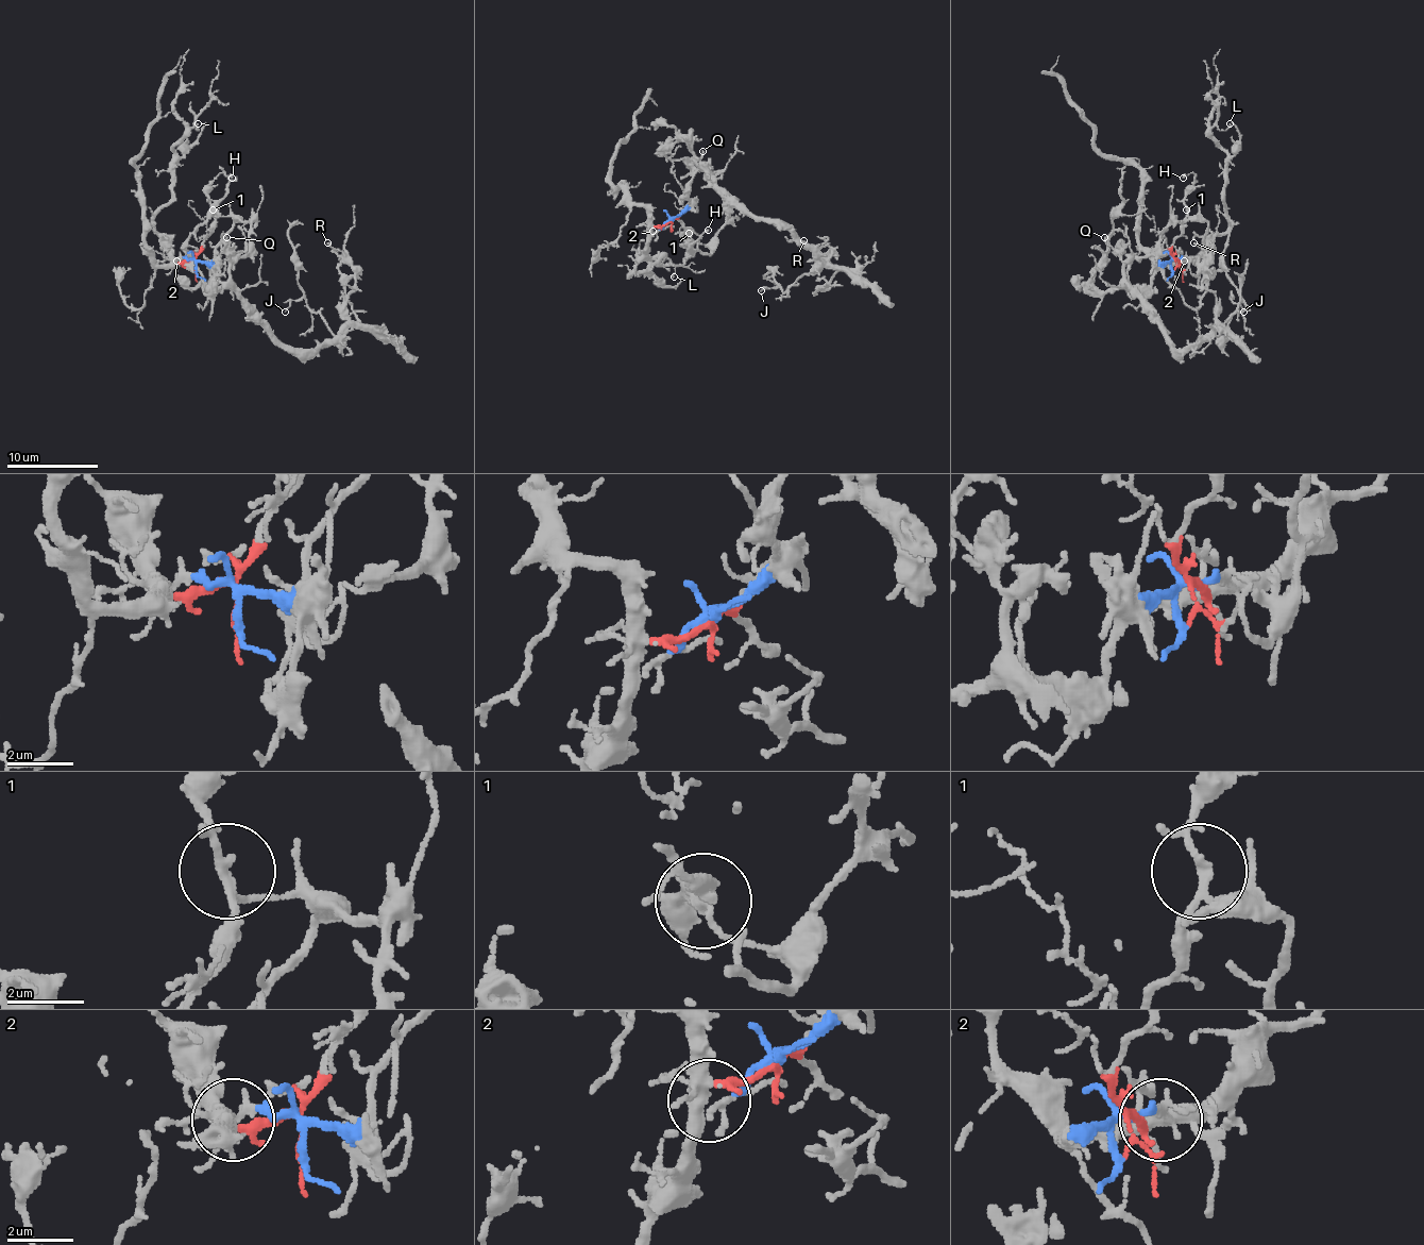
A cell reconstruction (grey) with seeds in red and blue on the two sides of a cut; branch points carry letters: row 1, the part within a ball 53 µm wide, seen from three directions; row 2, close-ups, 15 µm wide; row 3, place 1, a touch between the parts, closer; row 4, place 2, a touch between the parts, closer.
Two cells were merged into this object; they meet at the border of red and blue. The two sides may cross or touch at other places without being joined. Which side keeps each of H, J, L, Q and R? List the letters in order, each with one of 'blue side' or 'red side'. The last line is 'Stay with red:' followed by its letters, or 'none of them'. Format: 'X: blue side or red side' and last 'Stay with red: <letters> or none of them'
H: red side
J: blue side
L: red side
Q: blue side
R: blue side
Stay with red: H, L

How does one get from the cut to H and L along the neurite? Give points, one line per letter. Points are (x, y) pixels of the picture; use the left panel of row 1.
H: (195, 269), (195, 255), (210, 233), (213, 221), (208, 185), (224, 173), (232, 178)
L: (195, 269), (192, 261), (176, 261), (153, 217), (172, 196), (174, 146), (199, 130), (197, 122)

